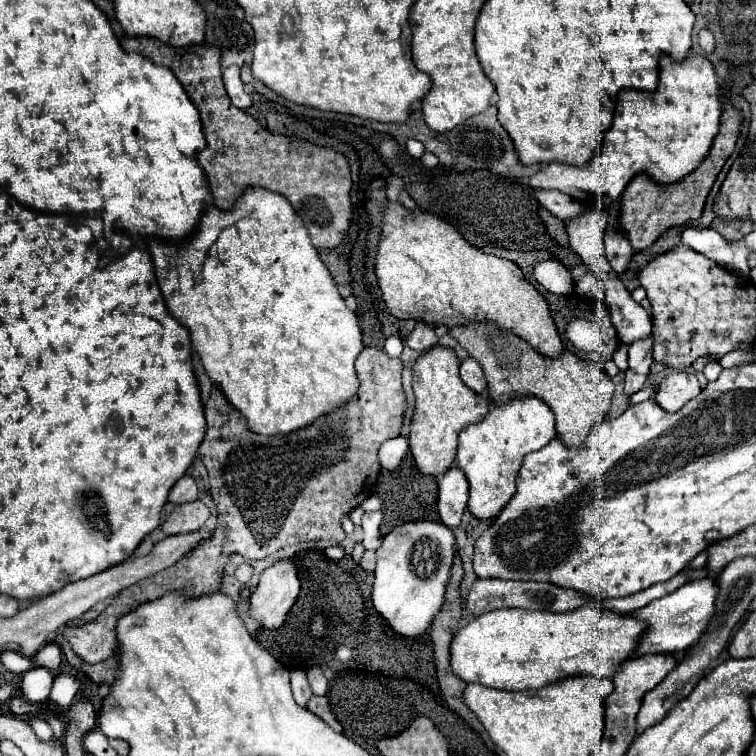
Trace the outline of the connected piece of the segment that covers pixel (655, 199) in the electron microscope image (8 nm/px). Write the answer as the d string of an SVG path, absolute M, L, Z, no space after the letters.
M724 100L724 112L722 112L722 124L720 124L720 132L714 138L714 144L710 148L710 156L696 168L696 172L688 174L686 180L680 180L672 186L662 186L652 182L646 174L636 176L624 190L622 198L620 198L620 228L622 232L626 232L626 238L632 244L634 252L646 250L648 246L652 246L666 230L674 228L674 226L684 226L692 220L698 220L702 216L704 204L706 204L706 196L716 180L716 176L720 174L722 166L726 164L728 156L734 152L736 146L736 138L740 132L740 112L728 102Z

